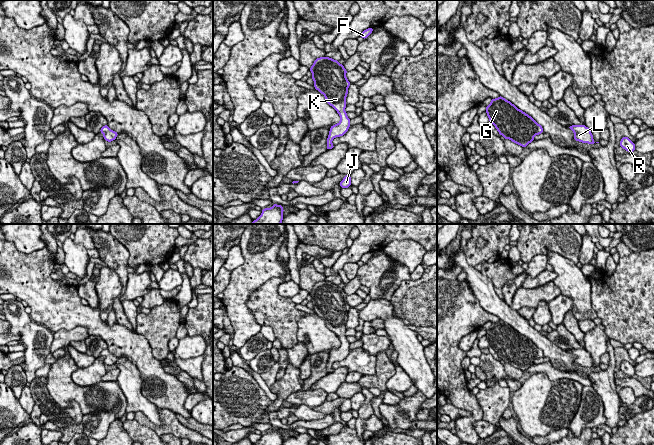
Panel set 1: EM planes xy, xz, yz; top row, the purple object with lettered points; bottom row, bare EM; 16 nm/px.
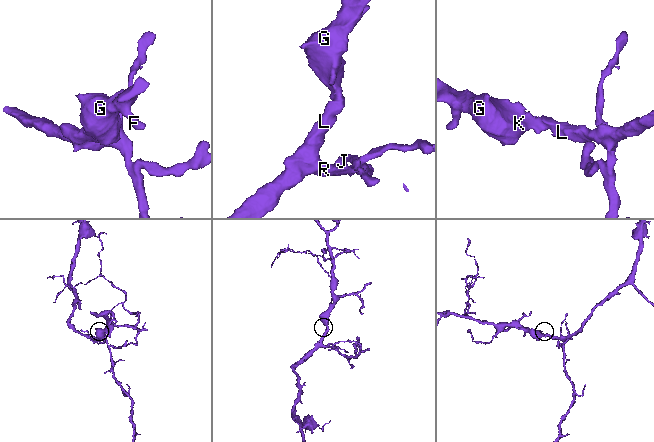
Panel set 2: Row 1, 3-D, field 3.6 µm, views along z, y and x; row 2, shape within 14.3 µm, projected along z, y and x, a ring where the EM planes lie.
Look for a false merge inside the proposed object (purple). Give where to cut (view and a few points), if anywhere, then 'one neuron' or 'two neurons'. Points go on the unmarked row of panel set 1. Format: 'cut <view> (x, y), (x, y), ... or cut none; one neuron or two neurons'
cut none; one neuron

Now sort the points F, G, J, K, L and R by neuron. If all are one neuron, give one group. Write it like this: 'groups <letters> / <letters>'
groups F G J K L R

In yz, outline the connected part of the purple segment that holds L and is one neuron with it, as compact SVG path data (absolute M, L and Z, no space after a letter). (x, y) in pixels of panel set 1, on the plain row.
M582 349L568 350L574 356L574 363L576 365L588 368L596 368L593 363L593 359L588 351Z

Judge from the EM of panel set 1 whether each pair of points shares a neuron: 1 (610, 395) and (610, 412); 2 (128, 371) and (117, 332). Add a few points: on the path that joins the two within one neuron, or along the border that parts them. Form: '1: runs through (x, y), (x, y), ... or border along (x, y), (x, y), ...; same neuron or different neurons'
1: runs through (610, 399), (610, 408); same neuron
2: border along (118, 357), (127, 357), (131, 360); different neurons

